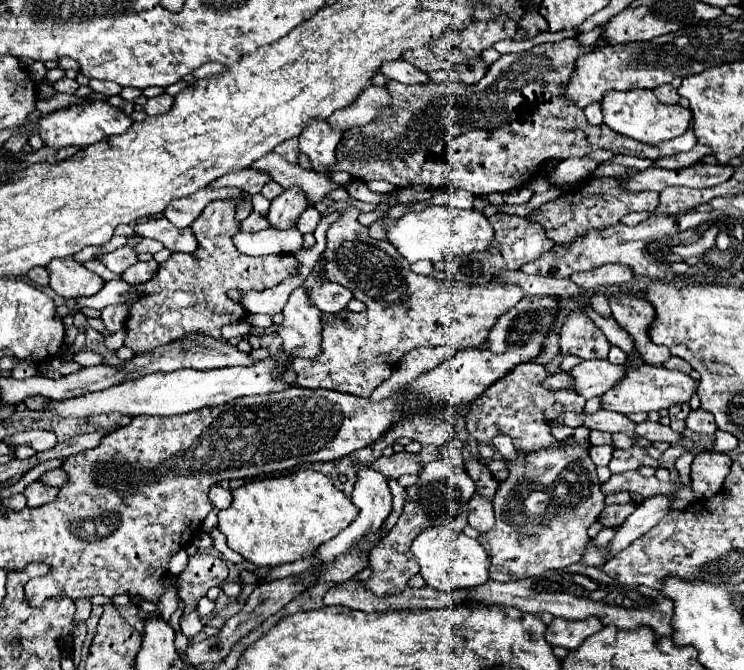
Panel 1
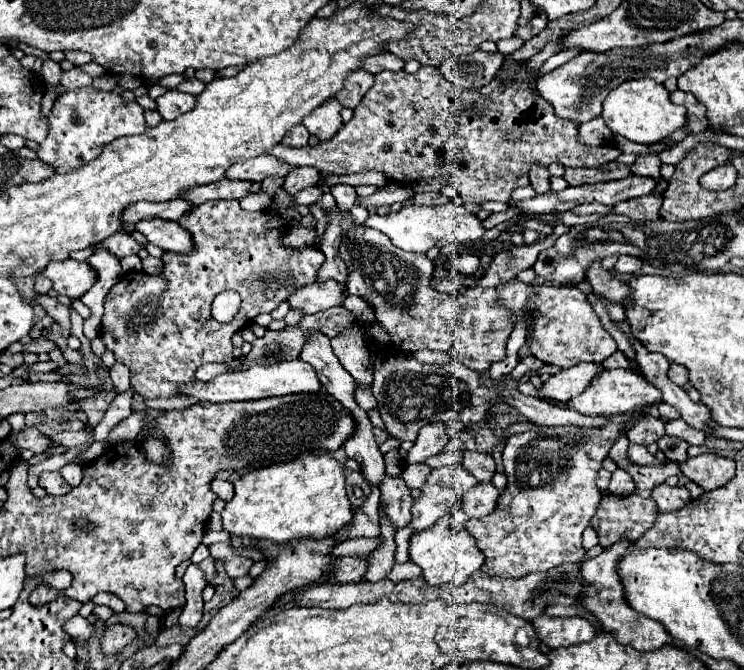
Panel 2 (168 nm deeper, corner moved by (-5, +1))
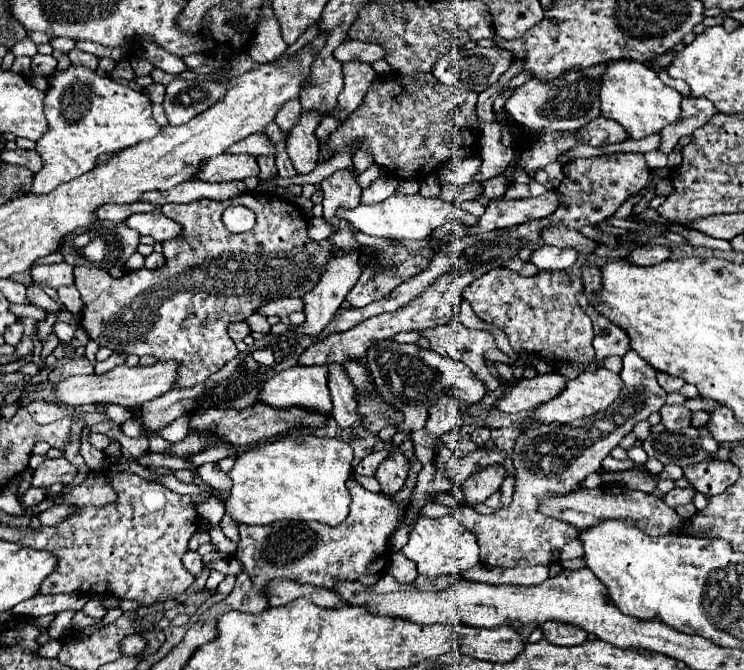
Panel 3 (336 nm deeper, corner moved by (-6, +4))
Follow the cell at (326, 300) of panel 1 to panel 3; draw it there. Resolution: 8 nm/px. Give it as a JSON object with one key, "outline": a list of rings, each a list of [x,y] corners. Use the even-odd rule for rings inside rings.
{"outline":[[[285,297],[285,299],[279,299],[279,301],[269,301],[269,303],[261,305],[259,309],[255,309],[255,313],[263,315],[263,317],[271,317],[271,315],[287,317],[287,315],[291,315],[293,311],[303,311],[303,299]]]}

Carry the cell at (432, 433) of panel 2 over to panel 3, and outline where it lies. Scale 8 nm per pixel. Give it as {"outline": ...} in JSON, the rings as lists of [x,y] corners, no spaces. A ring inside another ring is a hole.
{"outline":[[[441,393],[439,401],[429,407],[425,429],[429,431],[431,437],[439,439],[443,433],[461,425],[461,421],[463,421],[463,415],[459,411],[459,399],[451,393]]]}

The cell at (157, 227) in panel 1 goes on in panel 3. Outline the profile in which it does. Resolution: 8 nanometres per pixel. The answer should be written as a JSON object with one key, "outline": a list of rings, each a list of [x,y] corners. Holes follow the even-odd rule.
{"outline":[[[161,211],[135,213],[135,215],[127,217],[125,225],[139,231],[141,235],[151,235],[157,243],[169,241],[181,233],[181,225],[169,217],[163,217]]]}

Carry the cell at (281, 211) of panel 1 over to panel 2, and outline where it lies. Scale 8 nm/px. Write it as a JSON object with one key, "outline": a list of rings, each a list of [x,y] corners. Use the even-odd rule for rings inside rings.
{"outline":[[[294,168],[294,172],[290,172],[290,176],[284,178],[284,190],[290,196],[296,196],[300,190],[318,184],[320,180],[320,172],[316,168]]]}

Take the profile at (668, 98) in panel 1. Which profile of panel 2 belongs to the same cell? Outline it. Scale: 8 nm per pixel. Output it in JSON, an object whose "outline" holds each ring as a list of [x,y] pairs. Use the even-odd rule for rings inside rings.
{"outline":[[[676,90],[676,92],[670,94],[670,100],[672,100],[674,104],[686,106],[686,110],[688,110],[688,124],[686,124],[686,126],[690,128],[692,134],[702,132],[702,130],[708,128],[706,108],[702,108],[702,104],[698,104],[698,100],[696,100],[692,94],[686,94],[686,92]]]}

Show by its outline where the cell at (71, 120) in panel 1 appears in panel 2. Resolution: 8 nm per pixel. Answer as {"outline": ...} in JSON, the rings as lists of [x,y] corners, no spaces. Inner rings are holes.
{"outline":[[[90,88],[68,90],[56,98],[48,116],[48,136],[40,144],[38,158],[54,166],[56,172],[70,172],[80,164],[94,160],[106,142],[120,136],[144,132],[144,110],[136,102],[124,102],[122,96]]]}

